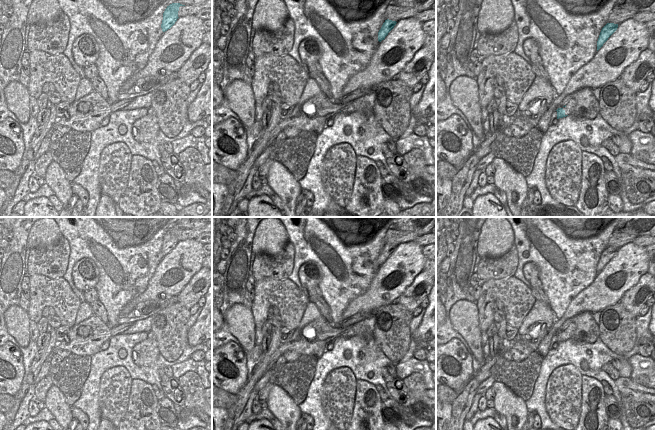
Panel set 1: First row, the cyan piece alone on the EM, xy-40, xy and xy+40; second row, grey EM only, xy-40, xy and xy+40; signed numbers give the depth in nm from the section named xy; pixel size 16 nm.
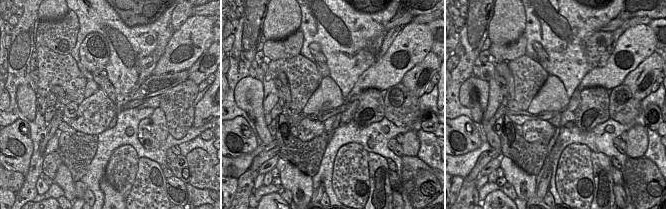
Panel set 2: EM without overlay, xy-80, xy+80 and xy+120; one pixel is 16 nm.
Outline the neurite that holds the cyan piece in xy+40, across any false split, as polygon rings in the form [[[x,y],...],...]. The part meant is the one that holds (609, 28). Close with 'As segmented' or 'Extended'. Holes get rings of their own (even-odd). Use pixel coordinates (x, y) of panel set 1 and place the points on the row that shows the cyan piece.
[[[607,23],[601,30],[598,41],[597,41],[597,51],[603,46],[603,44],[608,40],[608,38],[617,30],[618,24]]]. As segmented

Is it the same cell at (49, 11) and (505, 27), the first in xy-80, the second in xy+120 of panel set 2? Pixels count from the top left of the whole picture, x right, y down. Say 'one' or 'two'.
one

